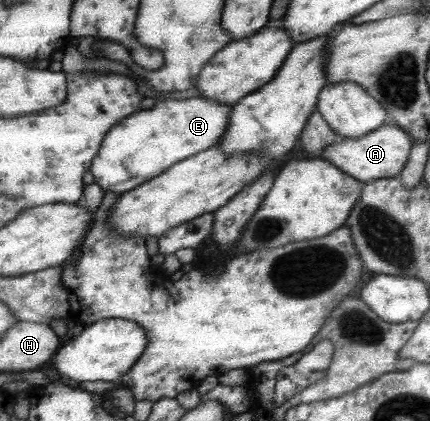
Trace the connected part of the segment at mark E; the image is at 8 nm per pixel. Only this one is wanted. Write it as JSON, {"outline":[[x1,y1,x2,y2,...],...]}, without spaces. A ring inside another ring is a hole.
{"outline":[[201,97,159,101,155,109,134,113,121,125,113,126,113,131,109,131,102,142,101,155,97,155,90,172,105,192,124,194,132,191,165,173,174,163,215,146,226,132,231,111,232,107,227,104]]}

